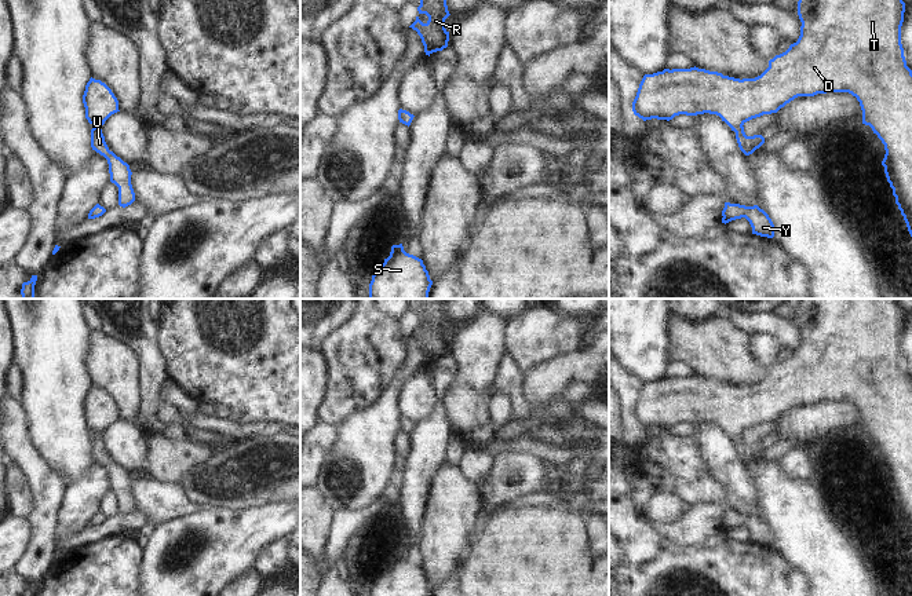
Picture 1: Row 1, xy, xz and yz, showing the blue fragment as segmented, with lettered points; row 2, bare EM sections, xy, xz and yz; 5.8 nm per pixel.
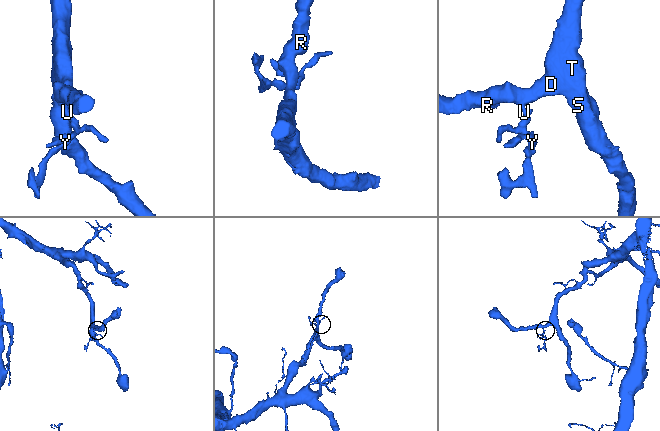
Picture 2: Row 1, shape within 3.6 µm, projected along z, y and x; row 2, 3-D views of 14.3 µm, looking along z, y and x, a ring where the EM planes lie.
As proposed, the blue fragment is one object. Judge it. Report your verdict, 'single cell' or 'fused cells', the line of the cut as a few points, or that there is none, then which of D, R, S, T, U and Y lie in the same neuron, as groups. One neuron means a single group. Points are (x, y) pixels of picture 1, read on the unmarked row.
single cell; cut none; groups D R S T U Y

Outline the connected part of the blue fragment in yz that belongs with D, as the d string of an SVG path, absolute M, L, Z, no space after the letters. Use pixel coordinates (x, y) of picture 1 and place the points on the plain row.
M802 299L798 310L800 344L785 361L770 368L769 376L760 384L740 388L696 374L664 377L643 384L632 410L632 420L643 429L652 427L670 429L679 423L716 423L736 440L740 458L749 464L765 451L765 446L762 443L747 445L743 435L747 429L777 421L798 405L849 401L860 410L862 432L869 434L884 453L886 462L882 473L912 545L912 379L906 374L901 352L904 321L905 311L897 299Z

